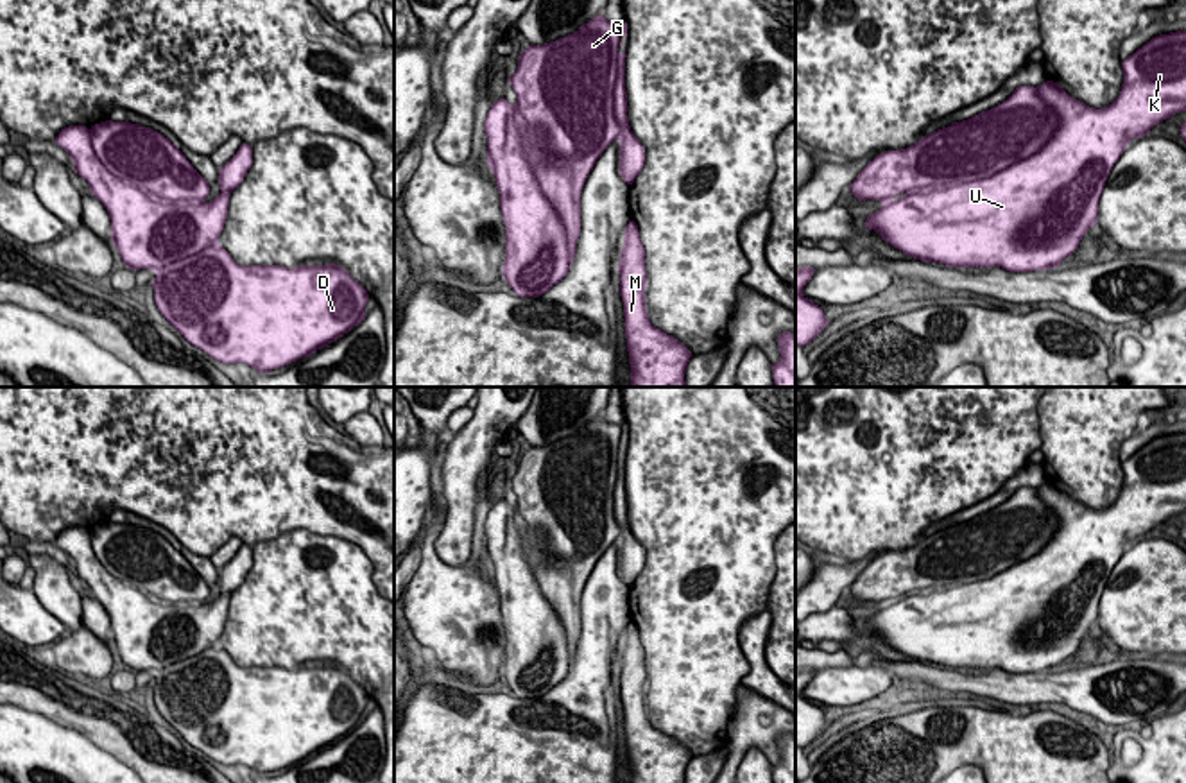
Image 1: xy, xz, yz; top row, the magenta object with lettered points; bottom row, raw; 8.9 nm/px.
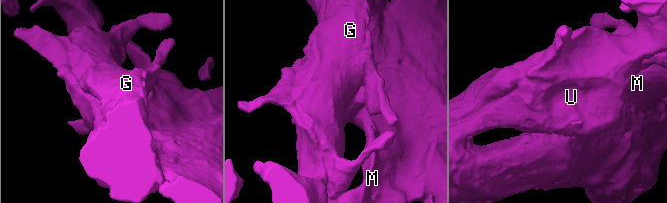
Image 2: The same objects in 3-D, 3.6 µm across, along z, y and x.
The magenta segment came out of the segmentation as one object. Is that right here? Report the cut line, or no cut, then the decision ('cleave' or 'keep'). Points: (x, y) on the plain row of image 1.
yz (1059, 518), (1034, 554), (989, 577), (907, 593) | cleave

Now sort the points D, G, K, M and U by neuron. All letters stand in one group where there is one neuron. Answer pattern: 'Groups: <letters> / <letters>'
Groups: D K M U / G

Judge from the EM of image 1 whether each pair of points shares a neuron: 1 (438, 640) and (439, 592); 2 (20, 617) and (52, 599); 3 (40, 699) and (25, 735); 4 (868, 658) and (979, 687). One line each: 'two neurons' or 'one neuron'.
1: one neuron
2: two neurons
3: two neurons
4: one neuron

